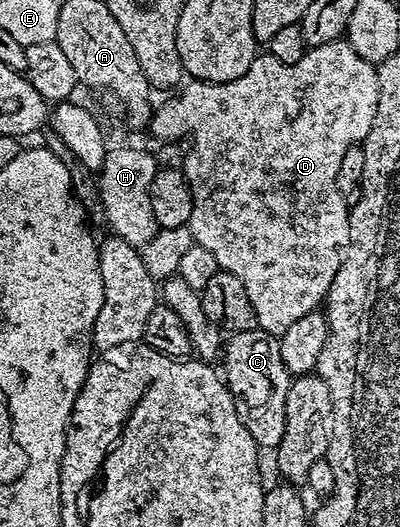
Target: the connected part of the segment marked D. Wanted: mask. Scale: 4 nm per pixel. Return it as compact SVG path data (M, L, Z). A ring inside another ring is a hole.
M346 40L312 46L297 64L281 64L270 52L260 53L249 64L249 72L245 76L237 76L237 80L228 82L200 82L191 80L178 91L176 98L154 107L149 123L149 131L160 143L182 143L183 138L191 141L183 155L182 172L191 184L193 196L193 212L190 228L194 245L213 252L221 270L237 276L241 284L245 284L245 293L253 303L257 312L257 327L260 330L281 336L296 322L309 312L320 309L324 305L329 288L339 271L339 265L347 253L349 240L349 204L337 192L337 172L341 172L341 159L349 148L360 145L369 136L369 128L373 128L373 120L377 116L379 103L379 72L376 63L367 62Z

